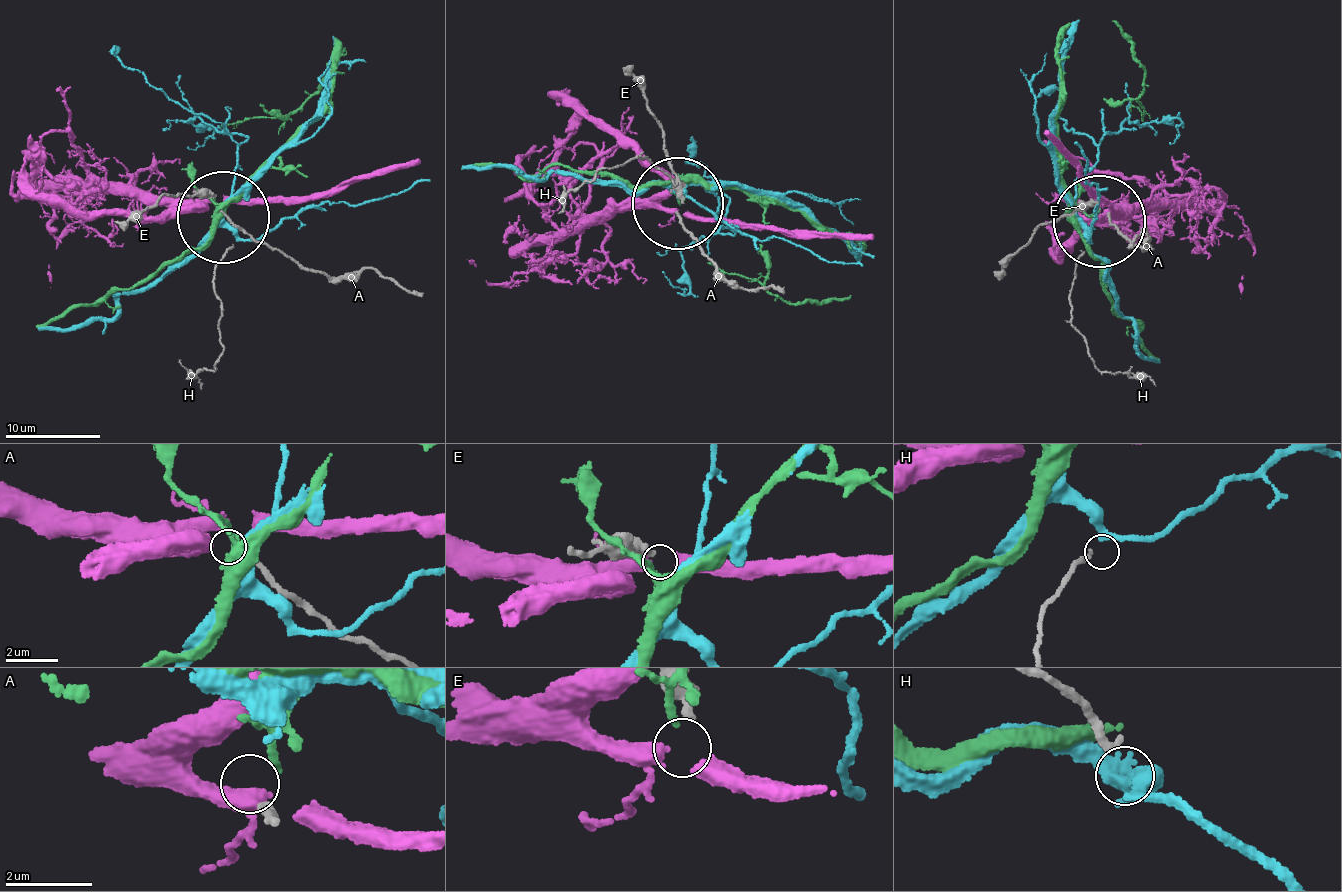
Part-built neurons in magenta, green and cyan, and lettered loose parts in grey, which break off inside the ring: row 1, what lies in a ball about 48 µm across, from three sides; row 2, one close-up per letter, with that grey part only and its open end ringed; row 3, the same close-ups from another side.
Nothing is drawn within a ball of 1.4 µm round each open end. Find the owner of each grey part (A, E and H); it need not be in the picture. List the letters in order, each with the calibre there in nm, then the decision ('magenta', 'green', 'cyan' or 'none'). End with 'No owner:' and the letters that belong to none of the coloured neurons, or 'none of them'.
A: 200 nm | none
E: 340 nm | magenta
H: 200 nm | cyan
No owner: A

